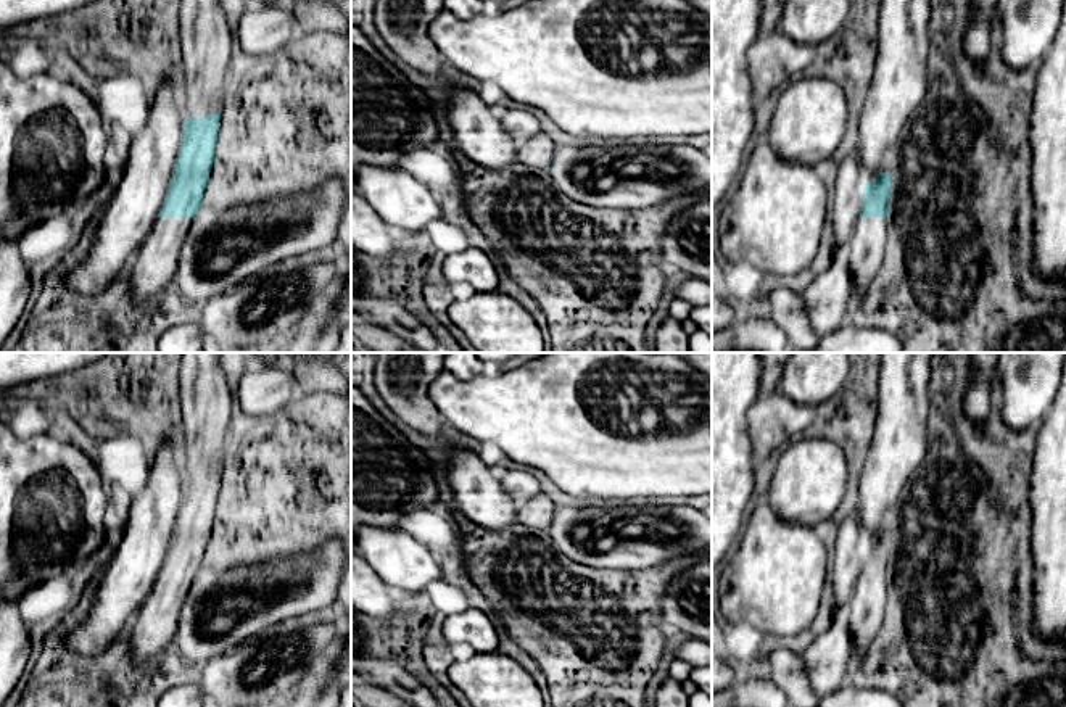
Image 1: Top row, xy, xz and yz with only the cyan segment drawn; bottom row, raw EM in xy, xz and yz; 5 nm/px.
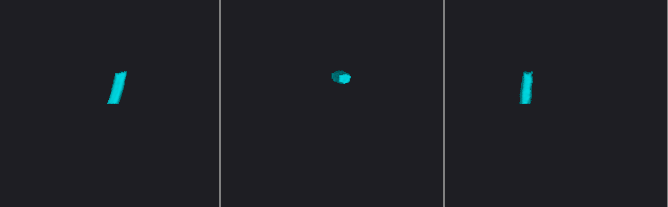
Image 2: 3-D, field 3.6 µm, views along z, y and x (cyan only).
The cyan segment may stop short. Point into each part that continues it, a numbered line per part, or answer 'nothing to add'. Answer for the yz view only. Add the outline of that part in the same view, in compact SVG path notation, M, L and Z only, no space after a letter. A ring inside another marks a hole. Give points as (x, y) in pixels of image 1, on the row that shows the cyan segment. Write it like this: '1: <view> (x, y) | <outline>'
1: yz (867, 247) | M858 217L845 253L855 277L853 304L857 308L868 295L887 253L887 217Z

